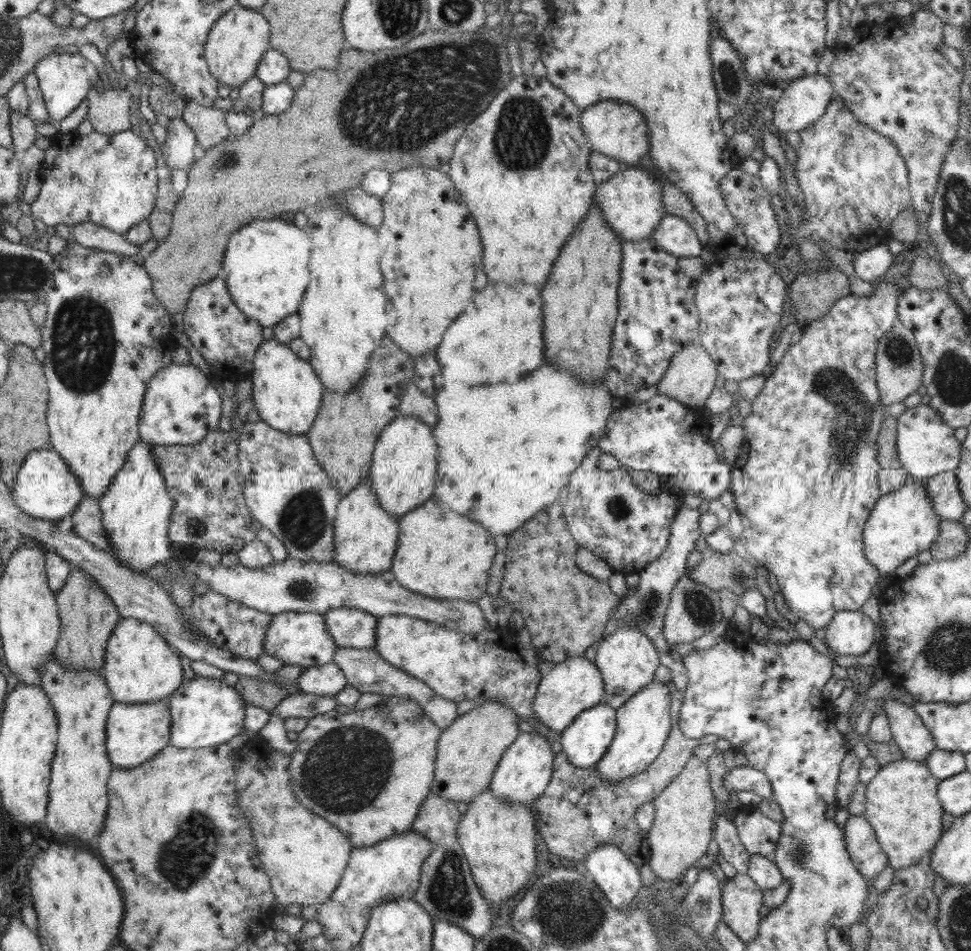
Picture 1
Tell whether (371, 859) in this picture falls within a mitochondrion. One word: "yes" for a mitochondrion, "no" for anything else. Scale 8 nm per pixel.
no

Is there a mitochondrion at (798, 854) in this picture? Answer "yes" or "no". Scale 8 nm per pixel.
yes

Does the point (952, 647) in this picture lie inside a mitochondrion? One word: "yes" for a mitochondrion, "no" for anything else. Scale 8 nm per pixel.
yes

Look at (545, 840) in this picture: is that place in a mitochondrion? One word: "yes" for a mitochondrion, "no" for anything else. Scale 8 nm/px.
no

